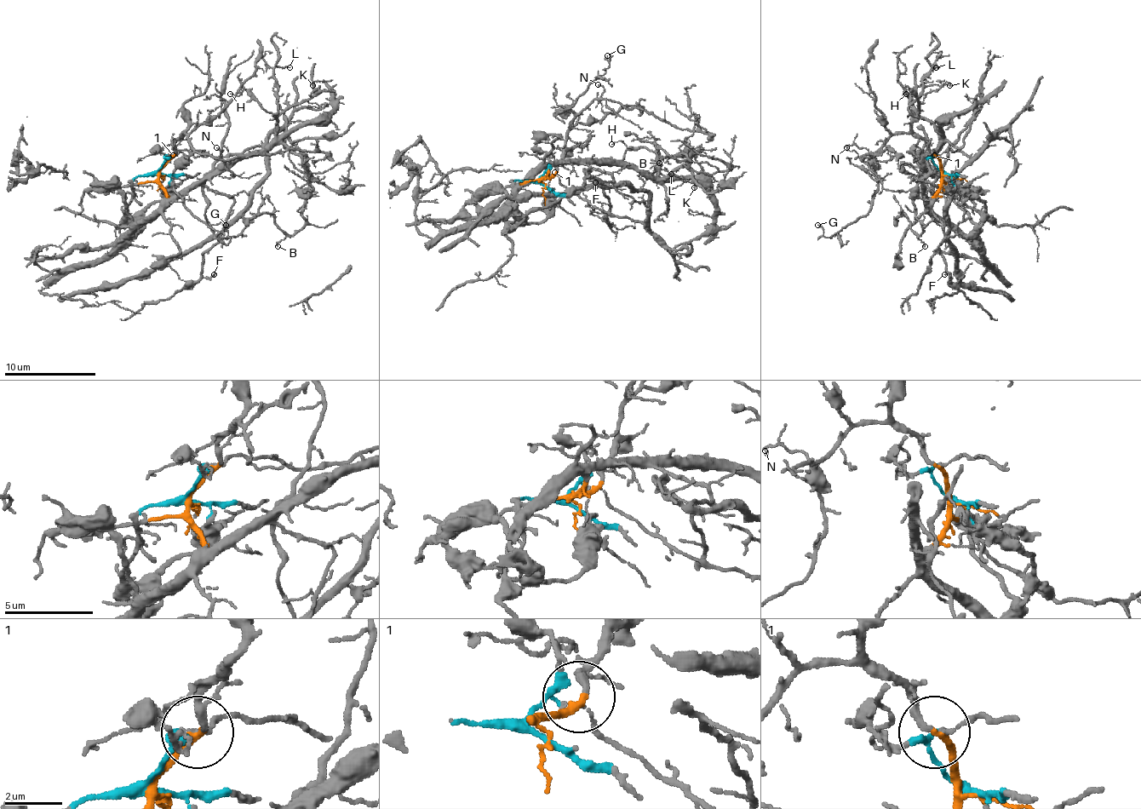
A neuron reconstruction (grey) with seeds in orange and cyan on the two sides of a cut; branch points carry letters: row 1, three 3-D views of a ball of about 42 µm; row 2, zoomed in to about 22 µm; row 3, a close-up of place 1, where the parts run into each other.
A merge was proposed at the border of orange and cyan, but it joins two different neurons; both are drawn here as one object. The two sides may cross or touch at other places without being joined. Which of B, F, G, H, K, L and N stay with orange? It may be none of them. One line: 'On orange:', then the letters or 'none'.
On orange: B, F, G, H, K, L, N

